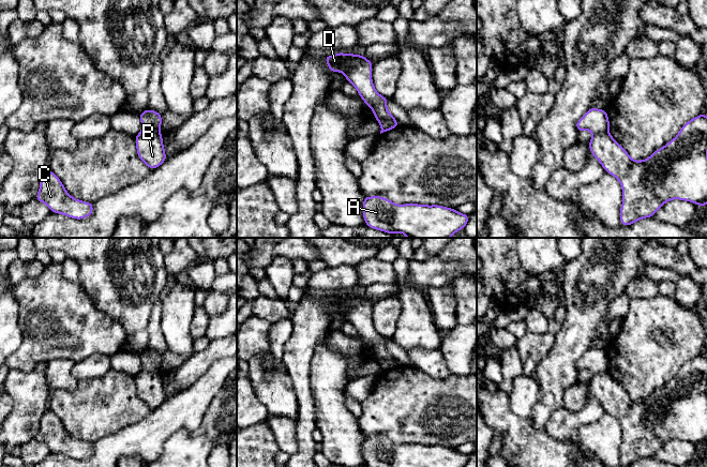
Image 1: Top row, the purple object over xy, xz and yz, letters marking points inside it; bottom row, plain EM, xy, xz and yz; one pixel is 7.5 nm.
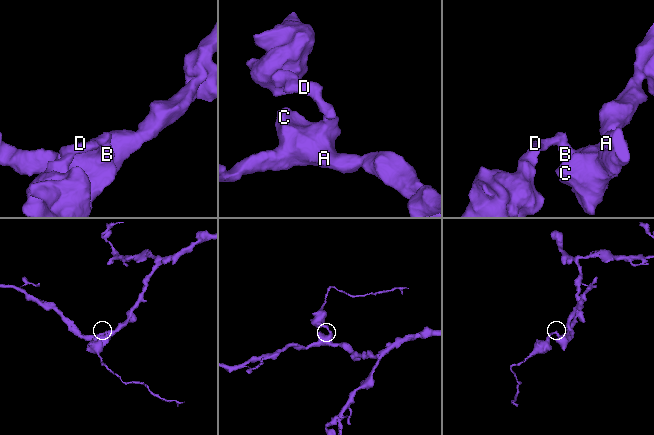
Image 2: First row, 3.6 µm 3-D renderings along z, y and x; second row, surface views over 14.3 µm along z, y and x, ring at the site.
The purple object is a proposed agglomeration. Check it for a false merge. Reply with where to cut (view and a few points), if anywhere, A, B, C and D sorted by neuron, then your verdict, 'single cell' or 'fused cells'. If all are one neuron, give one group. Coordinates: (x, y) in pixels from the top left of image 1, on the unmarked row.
cut xy (143, 370), (159, 372); groups A B C / D; fused cells

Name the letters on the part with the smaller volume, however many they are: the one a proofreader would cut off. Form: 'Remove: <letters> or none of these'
Remove: D

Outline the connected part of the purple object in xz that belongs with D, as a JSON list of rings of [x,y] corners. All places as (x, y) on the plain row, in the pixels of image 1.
[[[337,292],[325,296],[329,310],[342,312],[347,321],[358,331],[363,342],[373,350],[374,358],[379,362],[393,363],[396,359],[388,351],[387,343],[390,338],[380,335],[372,320],[373,302],[363,295]]]

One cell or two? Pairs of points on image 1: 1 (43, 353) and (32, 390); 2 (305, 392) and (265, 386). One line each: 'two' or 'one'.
1: two
2: two

